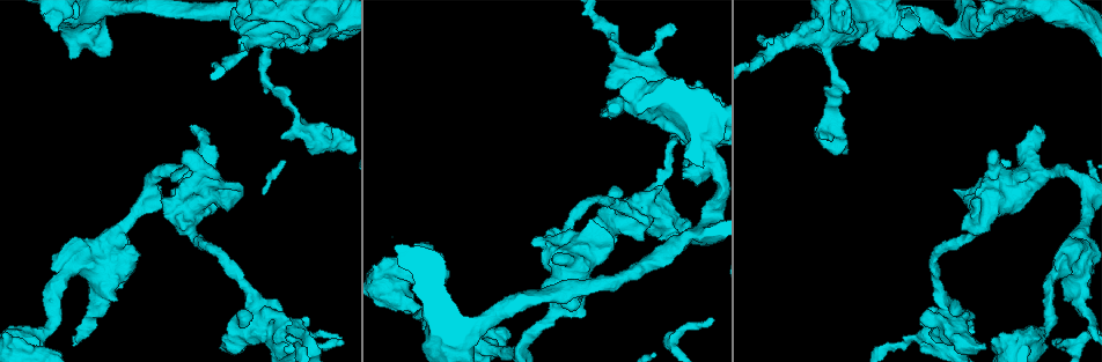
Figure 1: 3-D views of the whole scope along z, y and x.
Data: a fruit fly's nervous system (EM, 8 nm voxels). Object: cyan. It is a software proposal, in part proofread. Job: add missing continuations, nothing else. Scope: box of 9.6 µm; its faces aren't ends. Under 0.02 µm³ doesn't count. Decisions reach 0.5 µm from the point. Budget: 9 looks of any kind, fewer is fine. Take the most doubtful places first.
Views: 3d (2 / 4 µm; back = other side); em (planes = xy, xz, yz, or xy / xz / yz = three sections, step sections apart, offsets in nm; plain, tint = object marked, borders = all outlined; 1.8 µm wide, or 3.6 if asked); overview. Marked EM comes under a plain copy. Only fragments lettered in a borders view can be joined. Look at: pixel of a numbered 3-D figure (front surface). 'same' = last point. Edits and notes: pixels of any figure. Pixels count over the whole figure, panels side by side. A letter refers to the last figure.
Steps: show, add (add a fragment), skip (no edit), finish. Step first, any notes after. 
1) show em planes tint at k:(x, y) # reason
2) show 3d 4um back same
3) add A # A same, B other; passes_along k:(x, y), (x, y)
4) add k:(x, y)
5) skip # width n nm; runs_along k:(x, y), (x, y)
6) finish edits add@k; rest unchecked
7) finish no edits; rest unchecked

show em 3.6um planes borders at 1:(202, 176) # thick turns thin

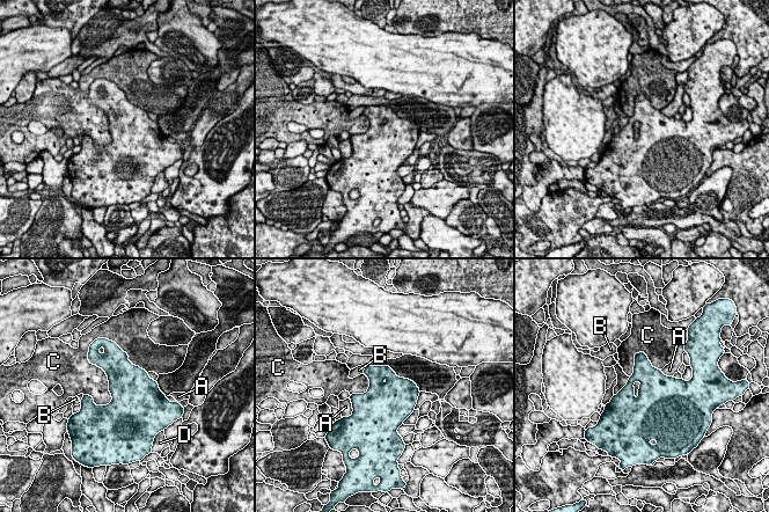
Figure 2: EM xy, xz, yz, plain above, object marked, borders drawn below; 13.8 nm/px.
skip # A other, B other, C other, D other; border 2:(94, 364), (107, 377), (105, 406); none of them fits

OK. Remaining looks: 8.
show em yz step 8 tint at 1:(1052, 342) # branch stops here

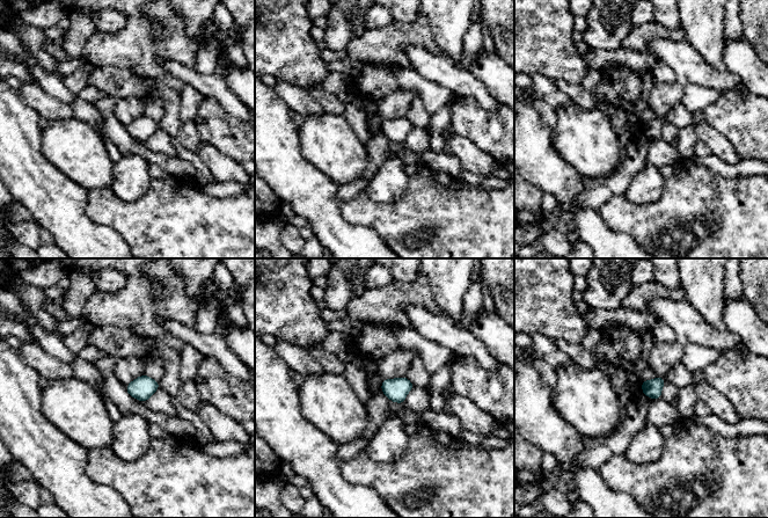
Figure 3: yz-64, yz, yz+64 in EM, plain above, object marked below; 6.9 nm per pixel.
show em planes borders same # cut it another way

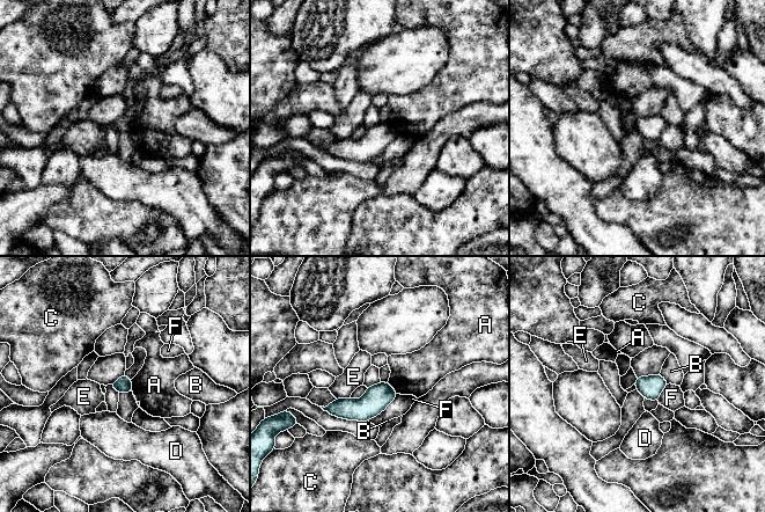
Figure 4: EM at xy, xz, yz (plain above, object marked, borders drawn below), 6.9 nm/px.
skip # width 110 nm; A other, B other, C other, D other, E other, F other; runs_along 4:(394, 394), (365, 409), (329, 409); no lettered fragment goes on from it

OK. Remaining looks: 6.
show em xz step 4 tint at 1:(641, 95) # abrupt turn

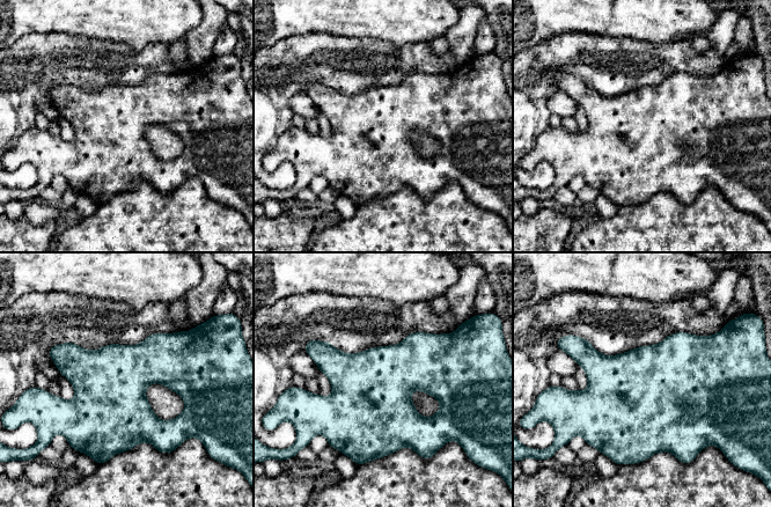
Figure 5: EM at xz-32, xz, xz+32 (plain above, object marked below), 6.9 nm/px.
show em xz step 4 borders same

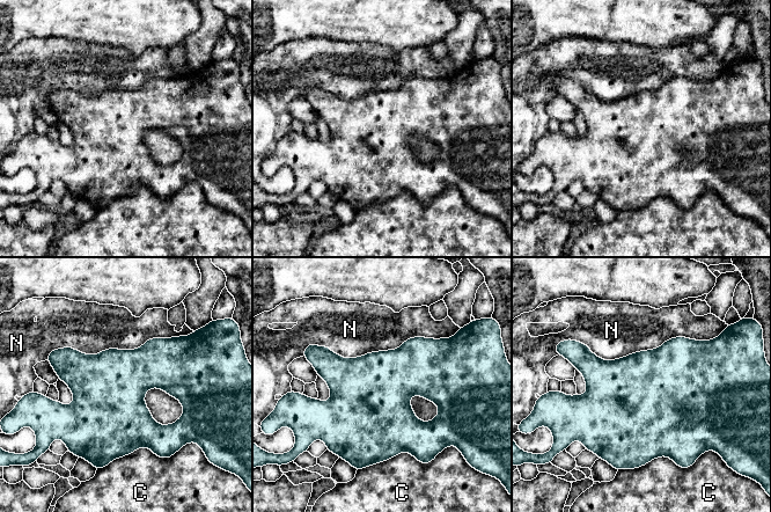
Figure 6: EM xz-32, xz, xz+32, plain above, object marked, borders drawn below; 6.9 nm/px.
skip # C other, N other; no lettered fragment goes on from it

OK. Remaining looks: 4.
show 3d 4um at 1:(906, 339) # thick turns thin

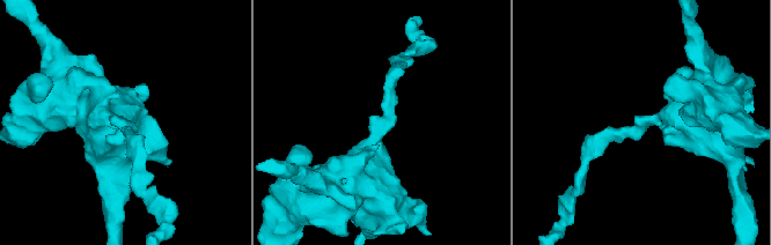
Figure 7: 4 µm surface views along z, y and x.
show em xy step 8 tint at 7:(642, 123) # arm_widths 180, 500 nm; now the EM

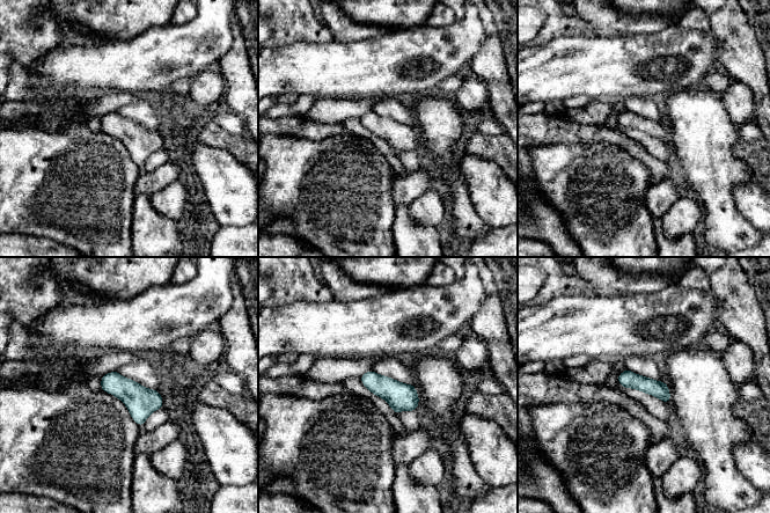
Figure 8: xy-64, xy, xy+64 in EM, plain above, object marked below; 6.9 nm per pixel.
show em planes borders same

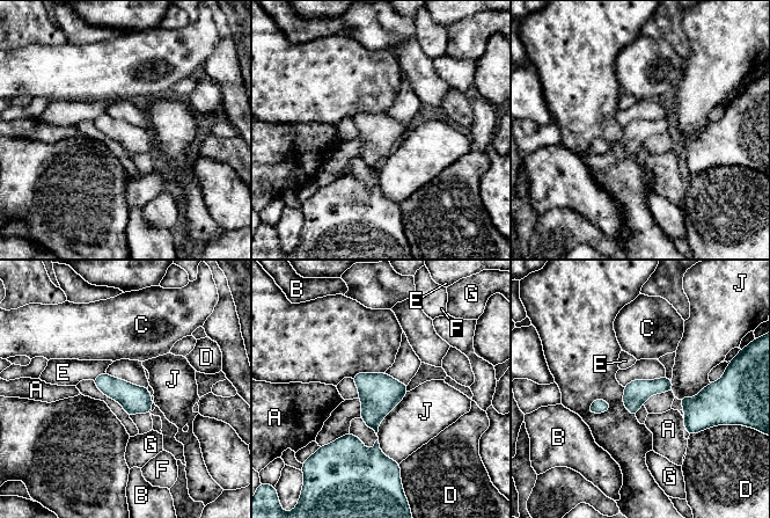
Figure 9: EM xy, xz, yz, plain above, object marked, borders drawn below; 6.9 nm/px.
skip # width 170 nm; A other, B other, C other, D other, E other, F other, G other, J other; no lettered fragment goes on from it

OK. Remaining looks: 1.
finish no edits; rest unchecked

